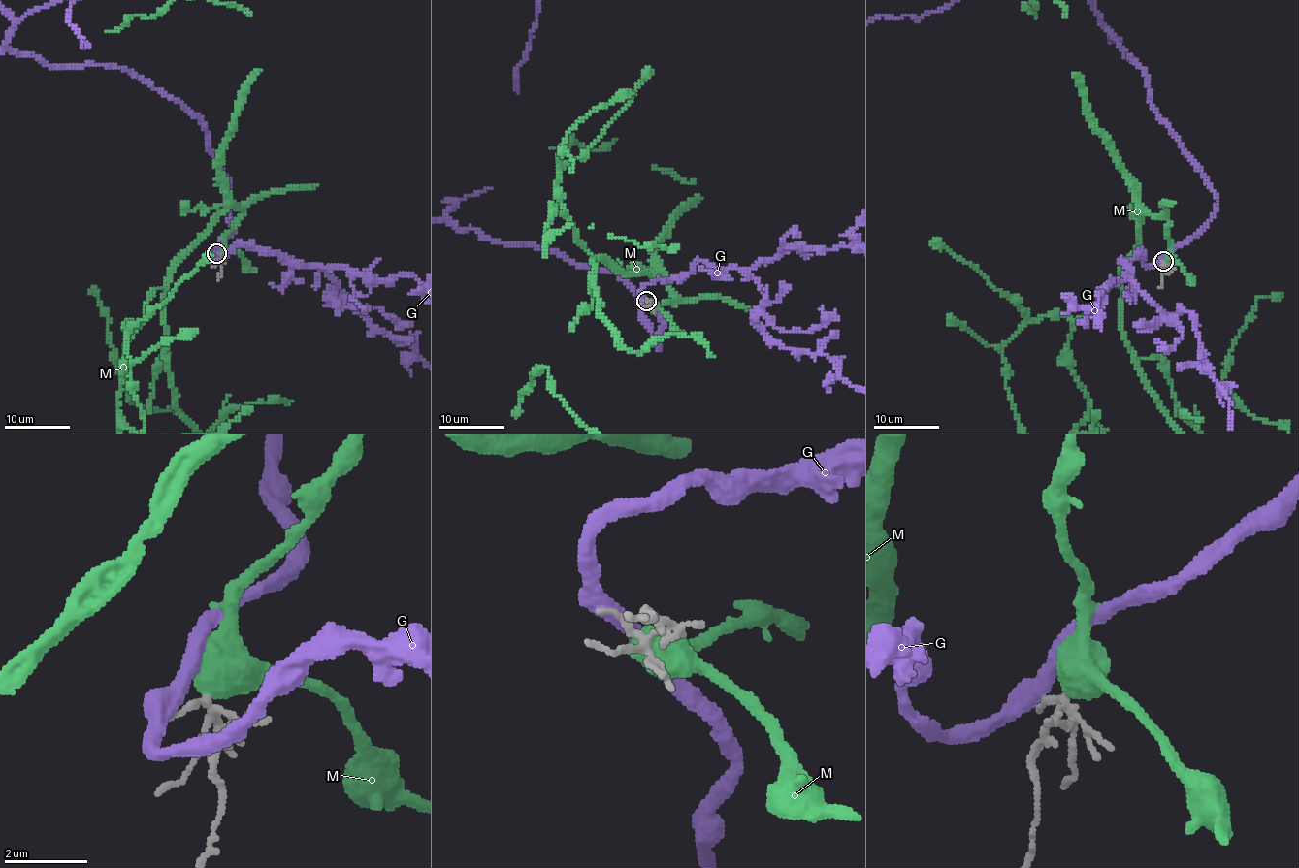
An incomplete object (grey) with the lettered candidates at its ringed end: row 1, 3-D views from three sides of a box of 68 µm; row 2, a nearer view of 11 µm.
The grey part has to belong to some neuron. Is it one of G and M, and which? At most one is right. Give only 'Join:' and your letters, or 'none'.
Join: none

